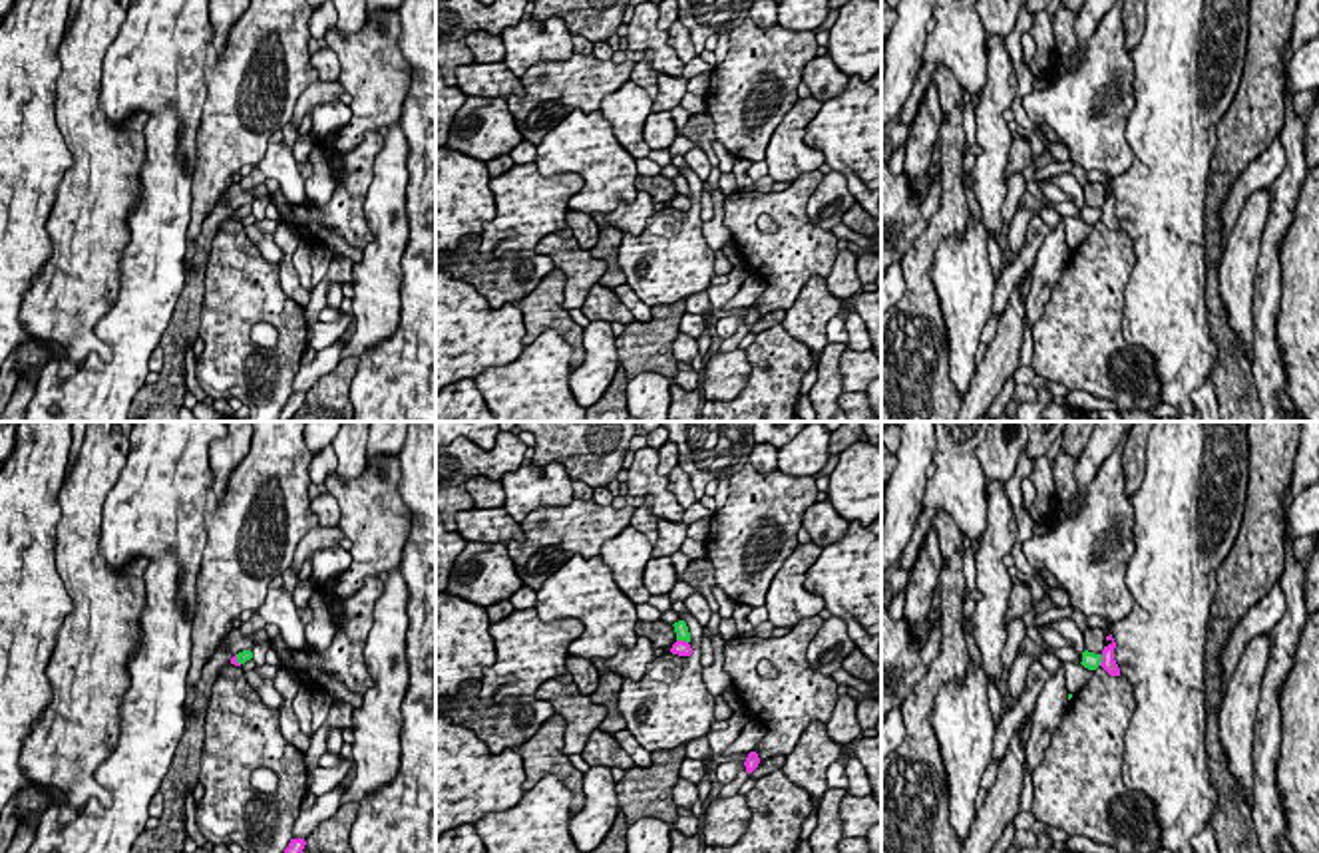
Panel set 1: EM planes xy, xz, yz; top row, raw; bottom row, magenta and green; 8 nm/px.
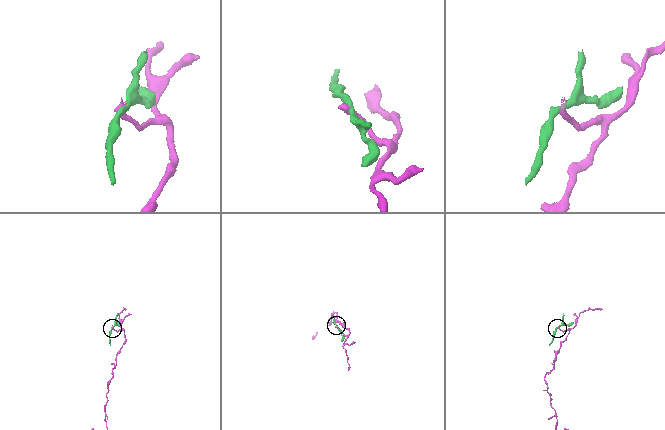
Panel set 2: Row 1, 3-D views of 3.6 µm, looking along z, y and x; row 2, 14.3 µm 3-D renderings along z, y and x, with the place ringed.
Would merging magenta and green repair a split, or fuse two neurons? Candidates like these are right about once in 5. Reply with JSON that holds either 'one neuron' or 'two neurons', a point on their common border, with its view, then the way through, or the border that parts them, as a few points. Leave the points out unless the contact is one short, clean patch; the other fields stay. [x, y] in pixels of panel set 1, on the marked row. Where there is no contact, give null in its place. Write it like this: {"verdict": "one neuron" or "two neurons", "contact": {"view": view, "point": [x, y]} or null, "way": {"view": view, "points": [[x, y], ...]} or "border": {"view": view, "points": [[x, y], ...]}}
{"verdict": "two neurons", "contact": {"view": "xz", "point": [683, 641]}, "border": {"view": "xz", "points": [[677, 639], [687, 643]]}}

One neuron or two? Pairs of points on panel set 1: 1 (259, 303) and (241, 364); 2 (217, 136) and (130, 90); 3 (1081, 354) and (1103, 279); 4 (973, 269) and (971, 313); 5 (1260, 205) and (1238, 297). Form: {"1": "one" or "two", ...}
{"1": "one", "2": "two", "3": "one", "4": "one", "5": "one"}

